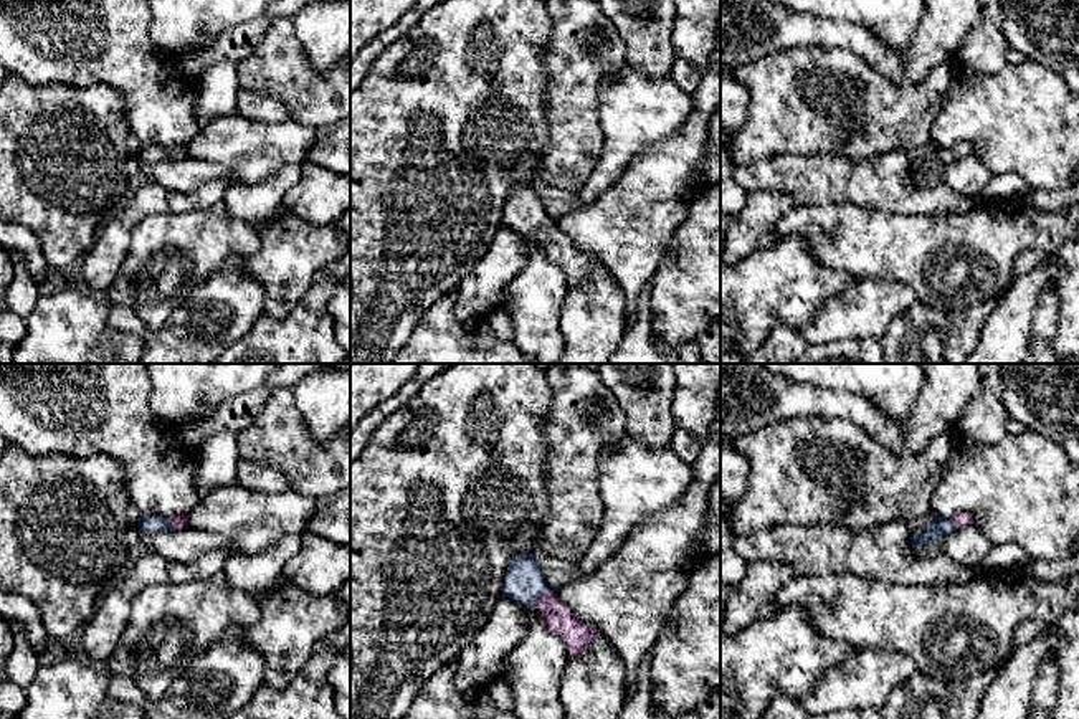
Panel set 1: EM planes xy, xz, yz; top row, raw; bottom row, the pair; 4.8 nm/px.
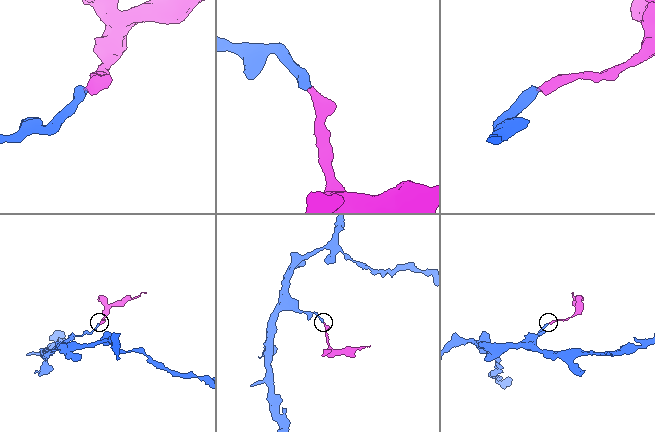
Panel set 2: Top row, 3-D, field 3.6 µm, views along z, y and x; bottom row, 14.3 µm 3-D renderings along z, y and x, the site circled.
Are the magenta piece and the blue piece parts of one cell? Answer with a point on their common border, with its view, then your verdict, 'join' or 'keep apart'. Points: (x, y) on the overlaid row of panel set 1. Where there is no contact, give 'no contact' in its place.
contact xz (542, 597); join

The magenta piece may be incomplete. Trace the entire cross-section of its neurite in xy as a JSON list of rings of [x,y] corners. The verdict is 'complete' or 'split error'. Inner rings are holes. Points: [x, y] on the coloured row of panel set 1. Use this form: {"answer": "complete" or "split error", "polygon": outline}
{"answer": "split error", "polygon": [[[188,514],[170,517],[170,519],[160,516],[140,517],[139,522],[140,531],[145,534],[157,534],[169,529],[182,529],[185,526],[188,526]]]}

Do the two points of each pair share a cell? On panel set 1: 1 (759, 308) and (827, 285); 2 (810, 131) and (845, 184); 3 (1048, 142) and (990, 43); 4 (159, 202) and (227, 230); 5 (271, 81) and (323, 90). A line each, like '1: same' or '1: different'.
1: same
2: different
3: different
4: different
5: same

